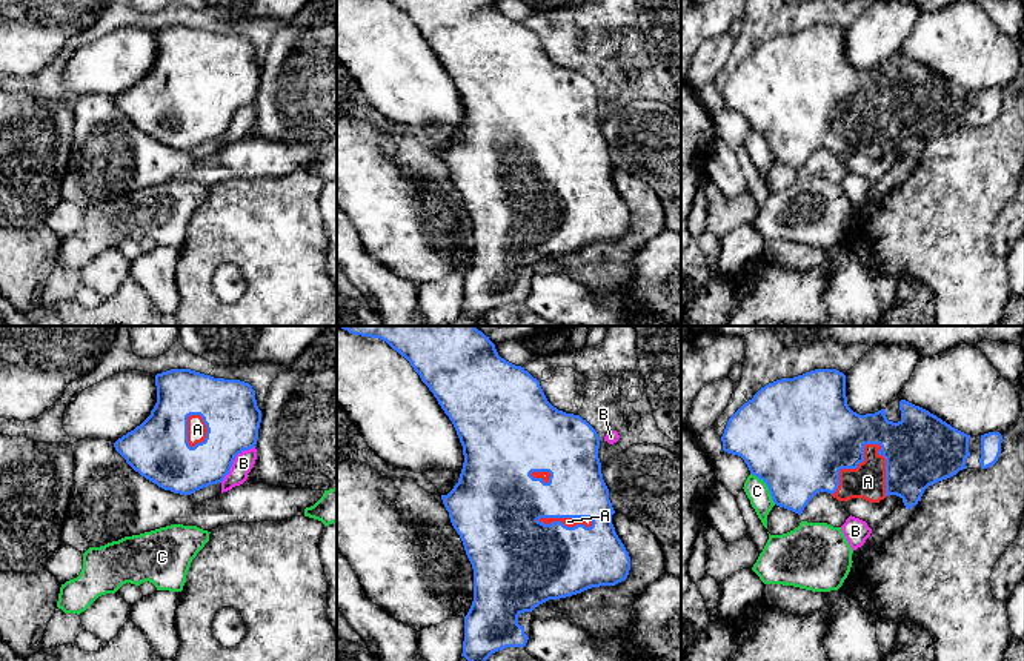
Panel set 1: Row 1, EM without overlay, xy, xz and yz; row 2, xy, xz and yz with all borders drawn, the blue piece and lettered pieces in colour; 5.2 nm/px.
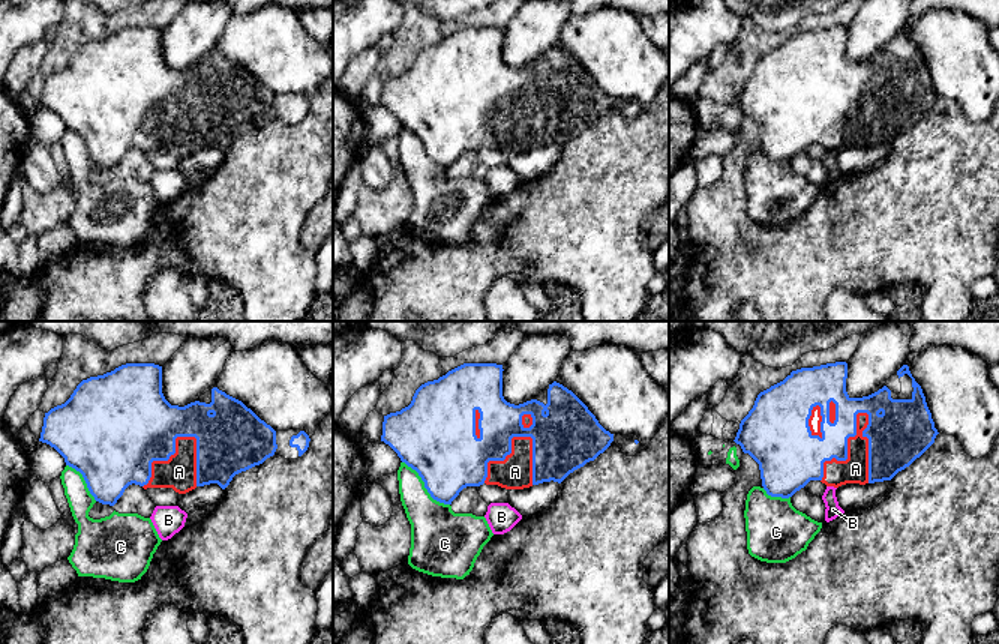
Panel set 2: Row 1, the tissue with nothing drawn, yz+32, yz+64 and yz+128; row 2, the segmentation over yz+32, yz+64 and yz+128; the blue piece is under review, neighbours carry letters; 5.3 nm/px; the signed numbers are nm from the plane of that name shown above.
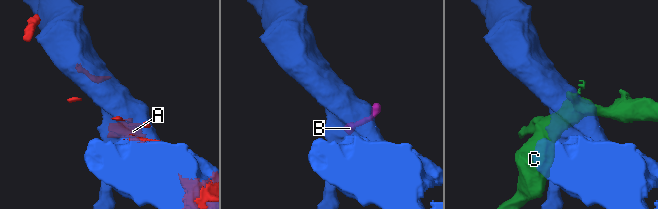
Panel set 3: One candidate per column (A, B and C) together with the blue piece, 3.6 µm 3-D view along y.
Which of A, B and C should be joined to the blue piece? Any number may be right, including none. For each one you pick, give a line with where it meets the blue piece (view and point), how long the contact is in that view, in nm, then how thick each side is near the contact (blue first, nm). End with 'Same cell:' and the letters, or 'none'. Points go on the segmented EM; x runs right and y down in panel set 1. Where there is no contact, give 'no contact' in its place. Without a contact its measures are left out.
A: meets blue in yz at (852, 468); contact 380 nm long; 440 nm thick on the blue side, 190 nm on the other
Same cell: A

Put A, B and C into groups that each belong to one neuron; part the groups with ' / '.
A / B / C

